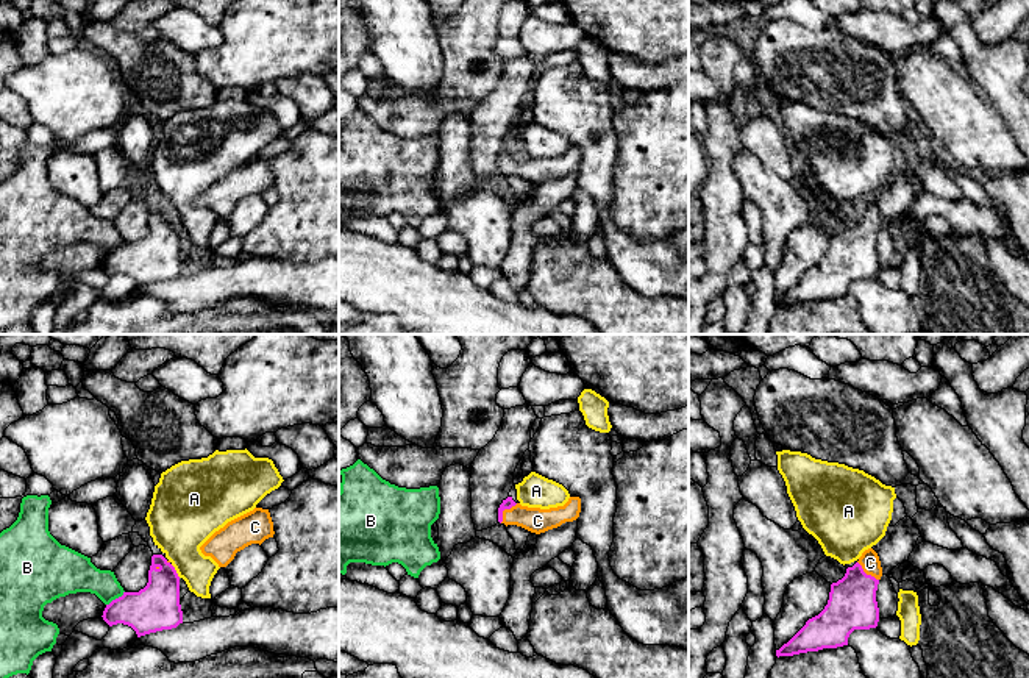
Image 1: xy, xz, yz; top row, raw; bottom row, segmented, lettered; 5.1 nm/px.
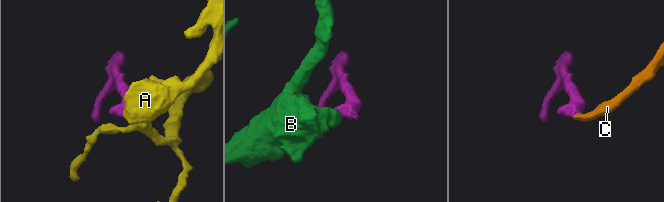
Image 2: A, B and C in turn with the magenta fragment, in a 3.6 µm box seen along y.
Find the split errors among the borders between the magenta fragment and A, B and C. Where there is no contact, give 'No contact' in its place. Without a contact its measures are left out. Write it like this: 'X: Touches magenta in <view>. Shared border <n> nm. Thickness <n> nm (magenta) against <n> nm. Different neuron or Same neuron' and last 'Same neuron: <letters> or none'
A: Touches magenta in xy. Shared border 90 nm. Thickness 240 nm (magenta) against 320 nm. Different neuron
B: Touches magenta in xy. Shared border 120 nm. Thickness 240 nm (magenta) against 200 nm. Different neuron
C: Touches magenta in xz. Shared border 140 nm. Thickness 60 nm (magenta) against 130 nm. Same neuron
Same neuron: C

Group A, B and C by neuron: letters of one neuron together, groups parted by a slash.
A / B / C

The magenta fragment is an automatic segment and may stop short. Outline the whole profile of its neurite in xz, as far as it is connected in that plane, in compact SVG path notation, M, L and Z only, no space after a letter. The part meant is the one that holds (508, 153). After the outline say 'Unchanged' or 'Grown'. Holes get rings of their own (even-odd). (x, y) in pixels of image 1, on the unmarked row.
M512 147L503 150L498 158L498 172L522 177L531 183L540 184L557 178L565 172L573 172L579 167L581 148L570 147L564 156L540 159L528 158L515 153Z. Grown

